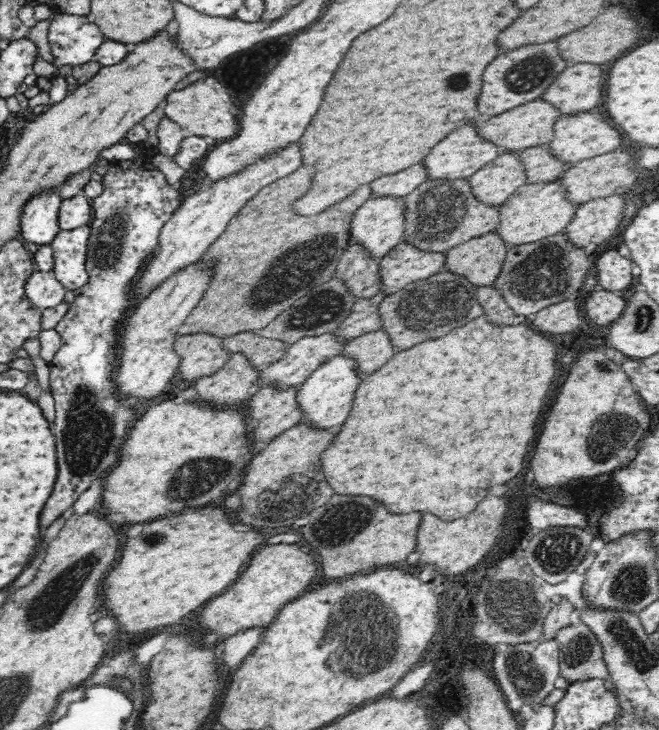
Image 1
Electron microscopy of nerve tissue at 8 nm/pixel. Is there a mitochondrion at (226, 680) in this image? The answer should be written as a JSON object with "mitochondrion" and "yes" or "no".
{"mitochondrion":"no"}

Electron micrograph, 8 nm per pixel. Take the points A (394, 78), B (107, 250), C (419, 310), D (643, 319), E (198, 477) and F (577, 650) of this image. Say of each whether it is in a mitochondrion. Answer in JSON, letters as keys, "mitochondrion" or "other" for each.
{"A":"other","B":"mitochondrion","C":"mitochondrion","D":"mitochondrion","E":"mitochondrion","F":"mitochondrion"}

